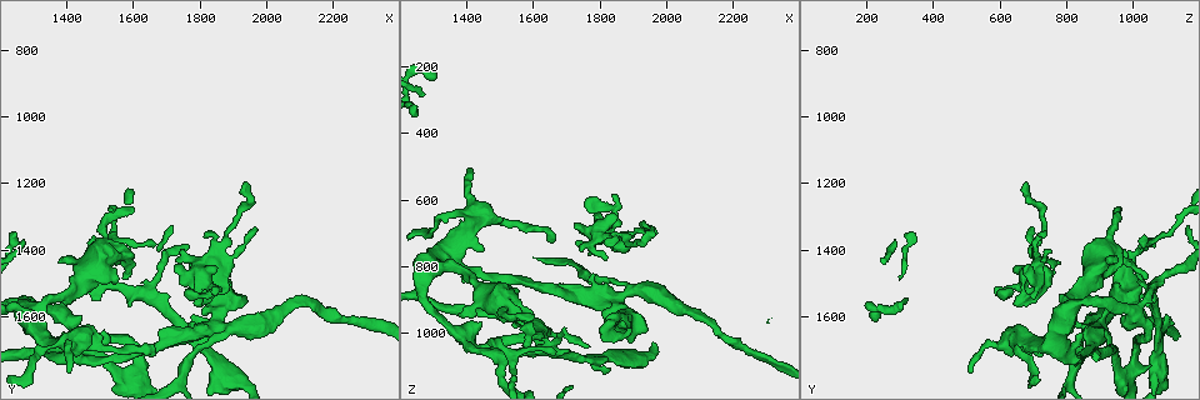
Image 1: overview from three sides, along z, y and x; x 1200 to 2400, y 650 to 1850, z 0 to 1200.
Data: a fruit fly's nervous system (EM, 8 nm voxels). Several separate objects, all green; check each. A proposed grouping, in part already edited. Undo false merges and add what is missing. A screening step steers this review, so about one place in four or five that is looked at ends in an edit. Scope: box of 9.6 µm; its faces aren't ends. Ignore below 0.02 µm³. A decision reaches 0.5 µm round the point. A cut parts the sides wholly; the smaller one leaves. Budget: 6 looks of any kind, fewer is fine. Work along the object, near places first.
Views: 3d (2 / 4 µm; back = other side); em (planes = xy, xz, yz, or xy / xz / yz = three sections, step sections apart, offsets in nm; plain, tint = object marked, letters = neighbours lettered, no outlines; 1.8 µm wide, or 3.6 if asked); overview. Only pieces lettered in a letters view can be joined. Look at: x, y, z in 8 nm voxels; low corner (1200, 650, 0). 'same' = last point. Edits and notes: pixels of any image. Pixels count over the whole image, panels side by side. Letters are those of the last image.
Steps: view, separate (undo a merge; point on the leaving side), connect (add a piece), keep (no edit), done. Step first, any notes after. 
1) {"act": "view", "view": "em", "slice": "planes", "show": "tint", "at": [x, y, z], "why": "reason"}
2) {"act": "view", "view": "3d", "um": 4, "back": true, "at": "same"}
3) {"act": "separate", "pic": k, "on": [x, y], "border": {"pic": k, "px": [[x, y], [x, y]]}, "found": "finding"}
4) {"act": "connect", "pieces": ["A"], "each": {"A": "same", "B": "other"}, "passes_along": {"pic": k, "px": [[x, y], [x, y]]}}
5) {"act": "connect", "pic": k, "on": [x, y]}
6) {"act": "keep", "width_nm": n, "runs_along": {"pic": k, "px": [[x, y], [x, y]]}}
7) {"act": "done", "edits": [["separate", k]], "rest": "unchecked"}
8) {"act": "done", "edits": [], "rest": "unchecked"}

{"act": "view", "view": "3d", "um": 2, "at": [1830, 1520, 580], "why": "an open end"}

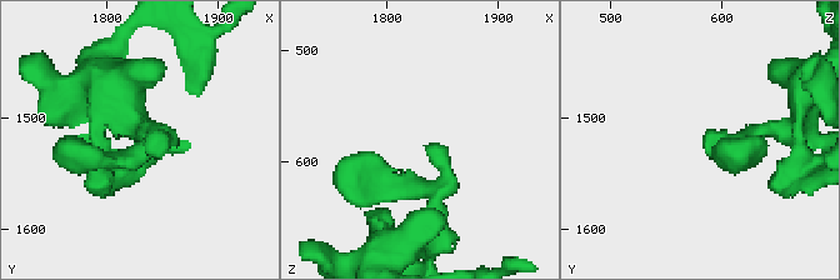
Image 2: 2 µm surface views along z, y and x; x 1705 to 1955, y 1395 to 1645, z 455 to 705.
{"act": "view", "view": "em", "slice": "planes", "show": "tint", "at": [1834, 1524, 586]}

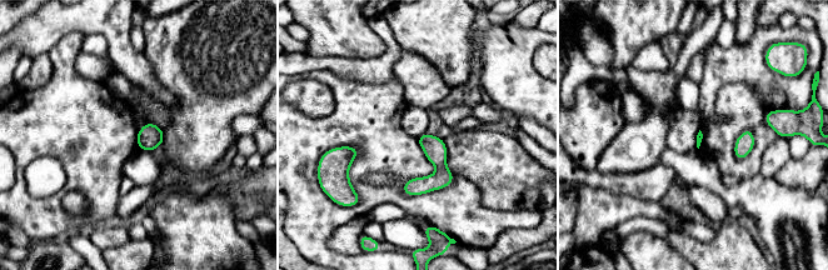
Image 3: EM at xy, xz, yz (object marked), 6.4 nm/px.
{"act": "view", "view": "em", "slice": "planes", "show": "letters", "at": "same", "why": "see the neighbours"}

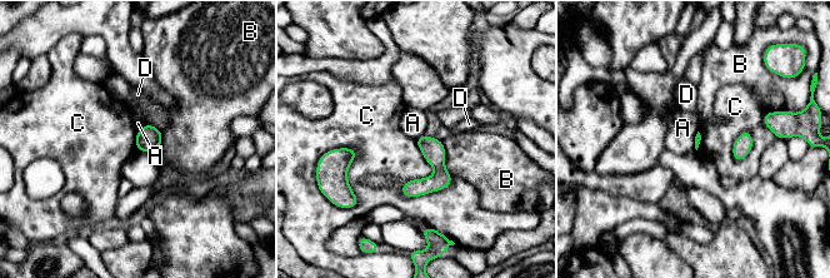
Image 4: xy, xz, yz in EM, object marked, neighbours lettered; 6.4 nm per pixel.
{"act": "keep", "each": {"A": "other", "B": "other", "C": "other", "D": "other"}, "border": {"pic": 4, "px": [[146, 123], [135, 135]]}, "found": "none of them fits"}

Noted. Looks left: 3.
{"act": "view", "view": "3d", "um": 4, "at": [1520, 1430, 930], "why": "three arms meet"}

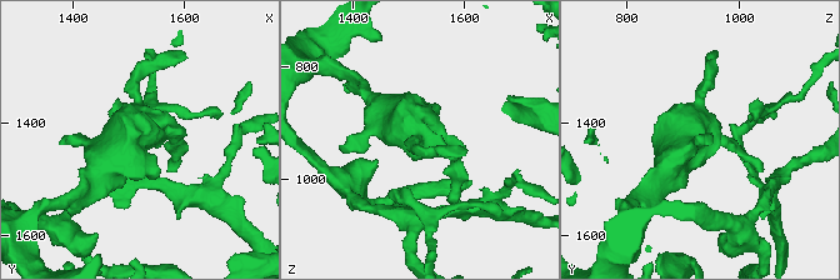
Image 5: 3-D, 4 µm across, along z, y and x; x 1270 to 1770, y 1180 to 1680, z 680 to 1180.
{"act": "view", "view": "em", "um": 3.6, "slice": "planes", "show": "tint", "at": [1525, 1430, 935]}

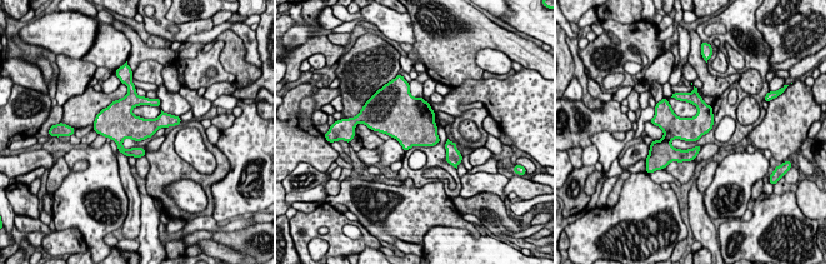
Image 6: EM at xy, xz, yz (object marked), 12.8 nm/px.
{"act": "view", "view": "em", "um": 3.6, "slice": "planes", "show": "letters", "at": "same", "why": "what lies round it"}

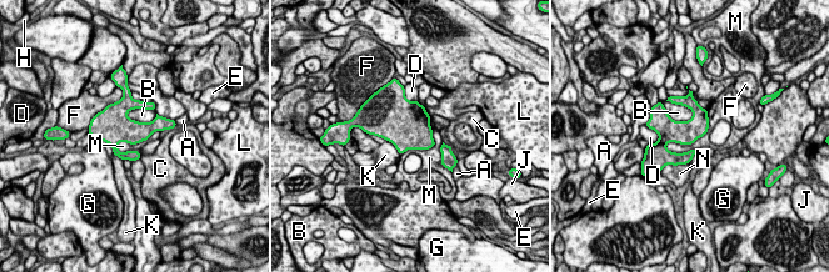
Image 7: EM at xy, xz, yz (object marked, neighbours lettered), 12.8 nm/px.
{"act": "keep", "width_nm": 320, "each": {"A": "other", "B": "other", "C": "other", "D": "other", "E": "other", "F": "other", "G": "other", "H": "other", "J": "other", "K": "other", "L": "other", "M": "other", "N": "other"}, "found": "one cell here"}

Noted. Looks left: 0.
{"act": "done", "edits": [], "rest": "unchecked"}

